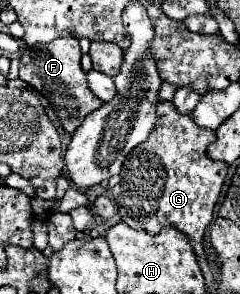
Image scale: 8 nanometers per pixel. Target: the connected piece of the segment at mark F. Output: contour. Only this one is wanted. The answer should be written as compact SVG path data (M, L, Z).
M73 34L55 38L53 42L41 44L33 48L31 52L23 52L21 56L21 66L19 66L19 78L25 80L29 86L39 90L49 104L55 108L63 130L73 134L75 128L83 122L83 118L101 106L101 100L89 90L87 86L87 76L81 70L81 48L79 48L79 38Z

